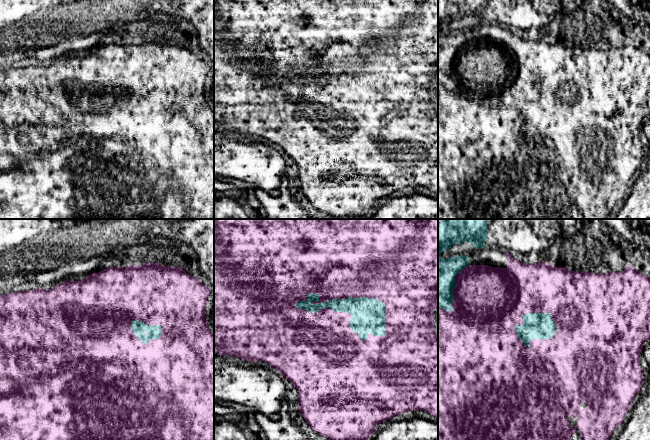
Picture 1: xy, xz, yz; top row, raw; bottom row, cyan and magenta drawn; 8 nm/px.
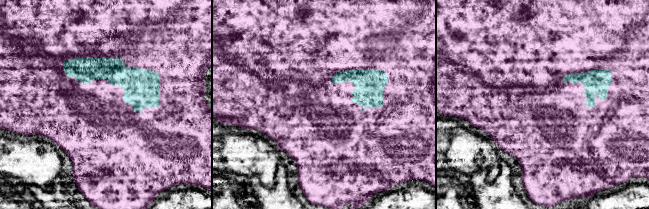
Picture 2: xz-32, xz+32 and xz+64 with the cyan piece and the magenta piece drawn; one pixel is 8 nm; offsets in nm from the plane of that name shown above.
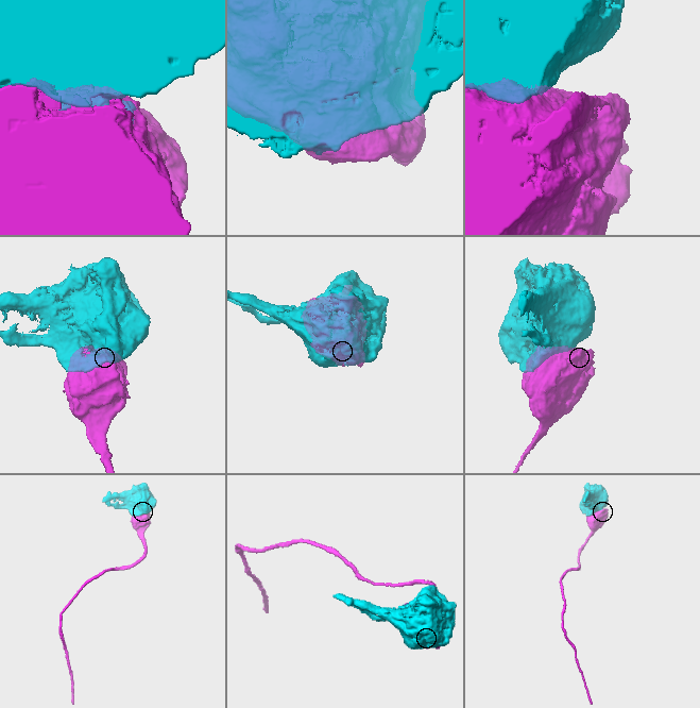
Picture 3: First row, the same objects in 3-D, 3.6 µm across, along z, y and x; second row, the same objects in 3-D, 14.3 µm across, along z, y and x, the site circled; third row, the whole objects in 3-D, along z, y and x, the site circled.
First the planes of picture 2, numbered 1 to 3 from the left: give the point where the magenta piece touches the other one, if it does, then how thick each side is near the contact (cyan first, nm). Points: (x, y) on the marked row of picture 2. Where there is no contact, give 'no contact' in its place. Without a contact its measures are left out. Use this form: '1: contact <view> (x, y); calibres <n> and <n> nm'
1: contact xz-32 (114, 85); calibres 280 and 460 nm
2: contact xz+32 (353, 96); calibres 240 and 460 nm
3: contact xz+64 (593, 70); calibres 200 and 480 nm

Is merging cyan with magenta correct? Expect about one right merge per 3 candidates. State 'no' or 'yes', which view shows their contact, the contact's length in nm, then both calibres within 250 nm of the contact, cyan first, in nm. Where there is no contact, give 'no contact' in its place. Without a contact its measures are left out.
no | xz | 750 nm | 280/380 nm

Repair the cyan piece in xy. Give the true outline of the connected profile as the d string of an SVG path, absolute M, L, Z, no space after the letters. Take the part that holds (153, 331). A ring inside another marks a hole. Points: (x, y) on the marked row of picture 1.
M134 320L131 322L131 329L140 341L145 345L150 339L159 339L161 337L160 325L146 325L145 323Z

